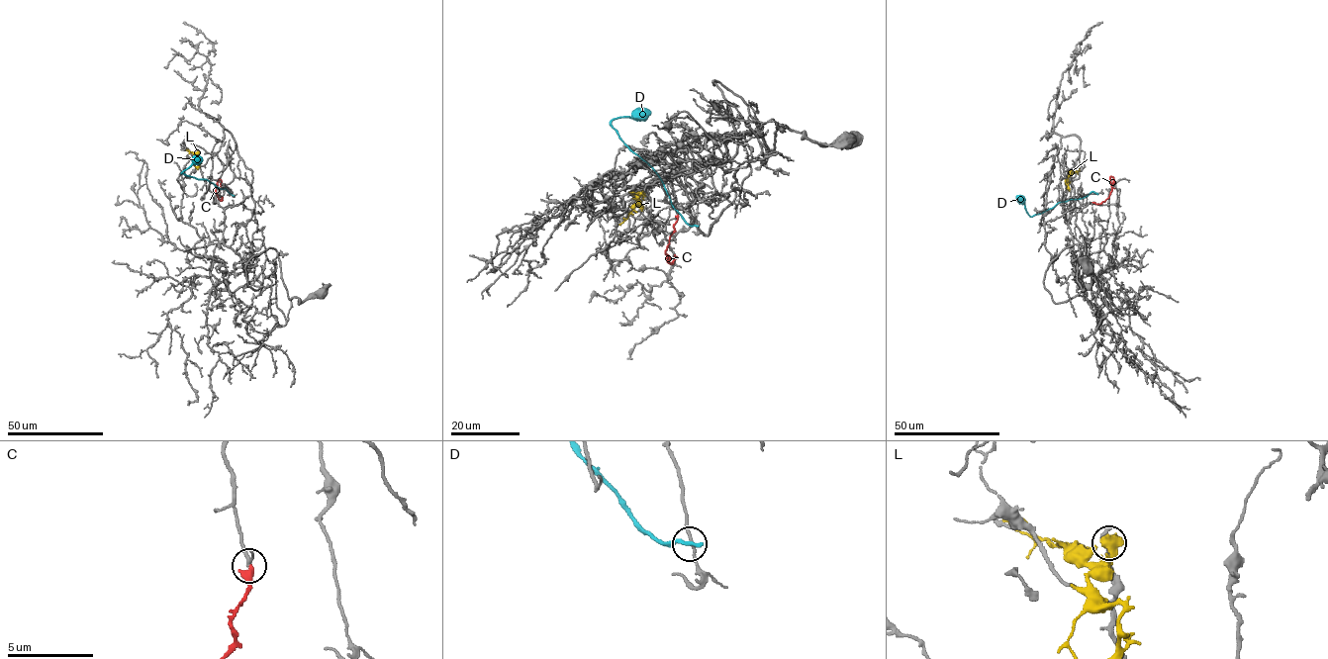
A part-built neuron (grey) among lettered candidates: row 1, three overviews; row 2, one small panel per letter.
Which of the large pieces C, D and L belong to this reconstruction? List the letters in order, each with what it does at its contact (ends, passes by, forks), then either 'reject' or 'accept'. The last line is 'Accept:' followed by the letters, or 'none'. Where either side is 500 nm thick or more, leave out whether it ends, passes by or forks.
C: it ends; accept
D: it ends; reject
L: reject
Accept: C

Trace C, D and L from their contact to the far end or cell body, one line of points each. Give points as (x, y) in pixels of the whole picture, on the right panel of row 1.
C: (1092, 202), (1098, 204), (1108, 197), (1110, 184)
D: (1097, 194), (1091, 192), (1083, 198), (1062, 201), (1030, 217), (1018, 195)
L: (1071, 171), (1067, 178), (1069, 190)

